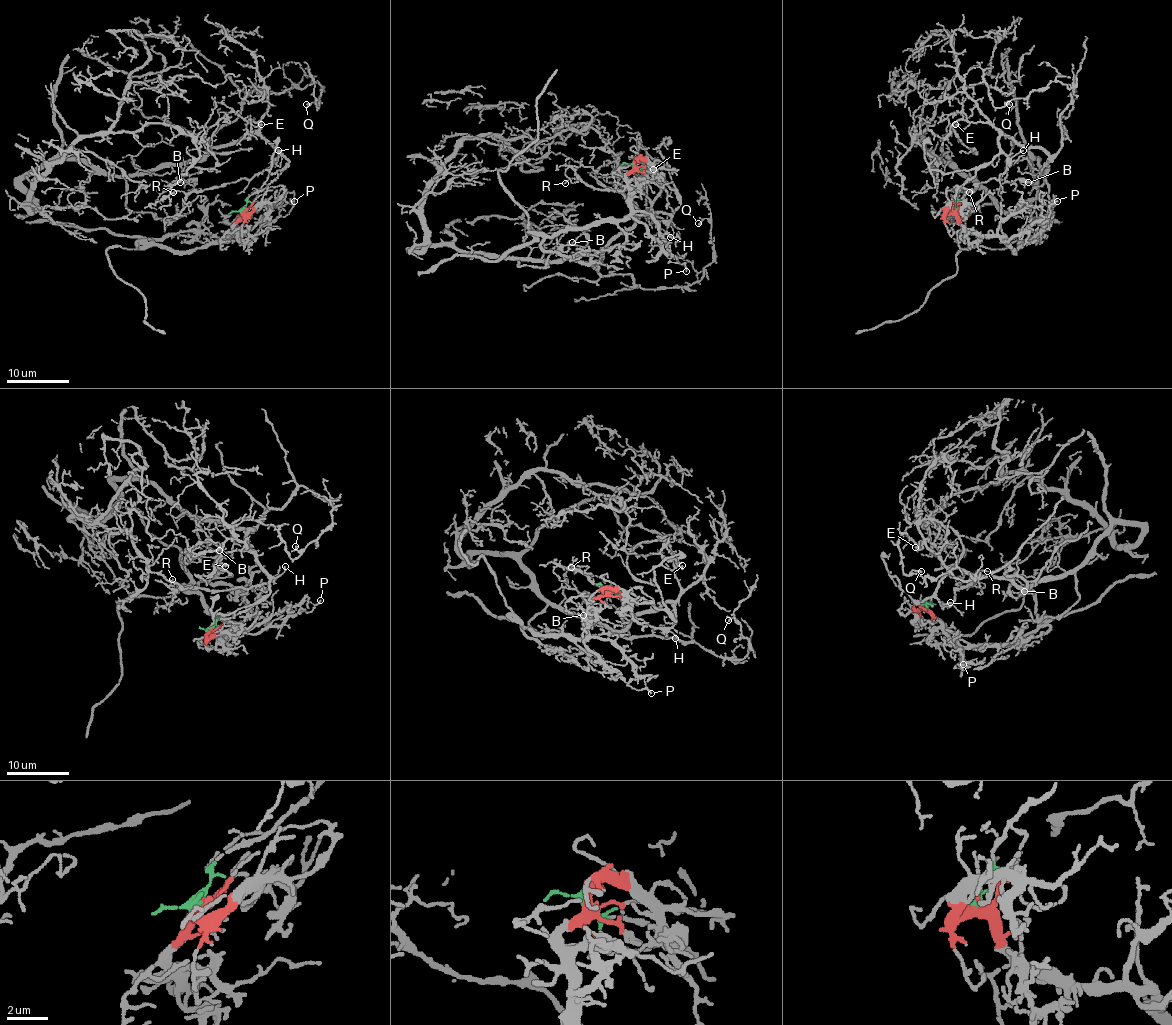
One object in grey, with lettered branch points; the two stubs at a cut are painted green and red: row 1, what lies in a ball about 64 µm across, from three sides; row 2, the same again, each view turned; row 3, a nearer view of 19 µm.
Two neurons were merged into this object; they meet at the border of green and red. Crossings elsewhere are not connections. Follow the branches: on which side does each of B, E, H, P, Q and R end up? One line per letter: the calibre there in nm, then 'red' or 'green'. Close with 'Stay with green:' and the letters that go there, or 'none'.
B: 80 nm | green
E: 180 nm | green
H: 120 nm | green
P: 130 nm | red
Q: 100 nm | green
R: 110 nm | green
Stay with green: B, E, H, Q, R

